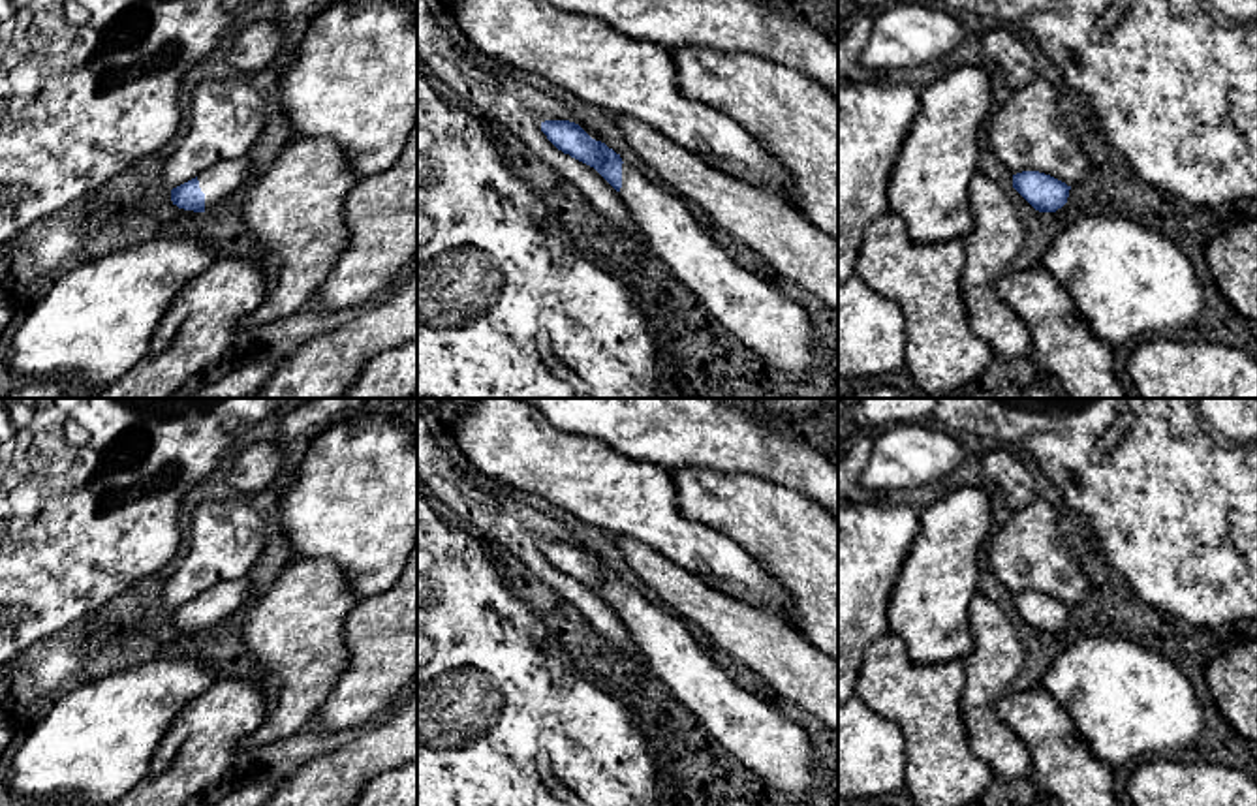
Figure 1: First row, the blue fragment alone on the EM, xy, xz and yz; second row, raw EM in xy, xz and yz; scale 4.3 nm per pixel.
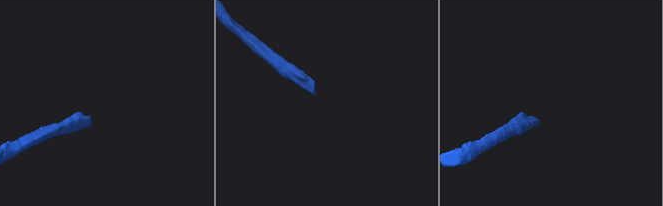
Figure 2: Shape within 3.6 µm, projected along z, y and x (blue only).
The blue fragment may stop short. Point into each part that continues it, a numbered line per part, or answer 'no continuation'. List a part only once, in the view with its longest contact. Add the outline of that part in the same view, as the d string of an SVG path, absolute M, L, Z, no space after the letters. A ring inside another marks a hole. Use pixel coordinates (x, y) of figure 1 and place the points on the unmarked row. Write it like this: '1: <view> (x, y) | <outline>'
1: xy (226, 600) | M246 577L225 581L210 590L205 590L197 601L205 614L205 633L214 633L224 620L242 612L242 609L256 597L256 586Z

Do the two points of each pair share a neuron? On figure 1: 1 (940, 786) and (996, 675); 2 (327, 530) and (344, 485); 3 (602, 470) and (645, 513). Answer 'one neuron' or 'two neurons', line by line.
1: two neurons
2: one neuron
3: one neuron

